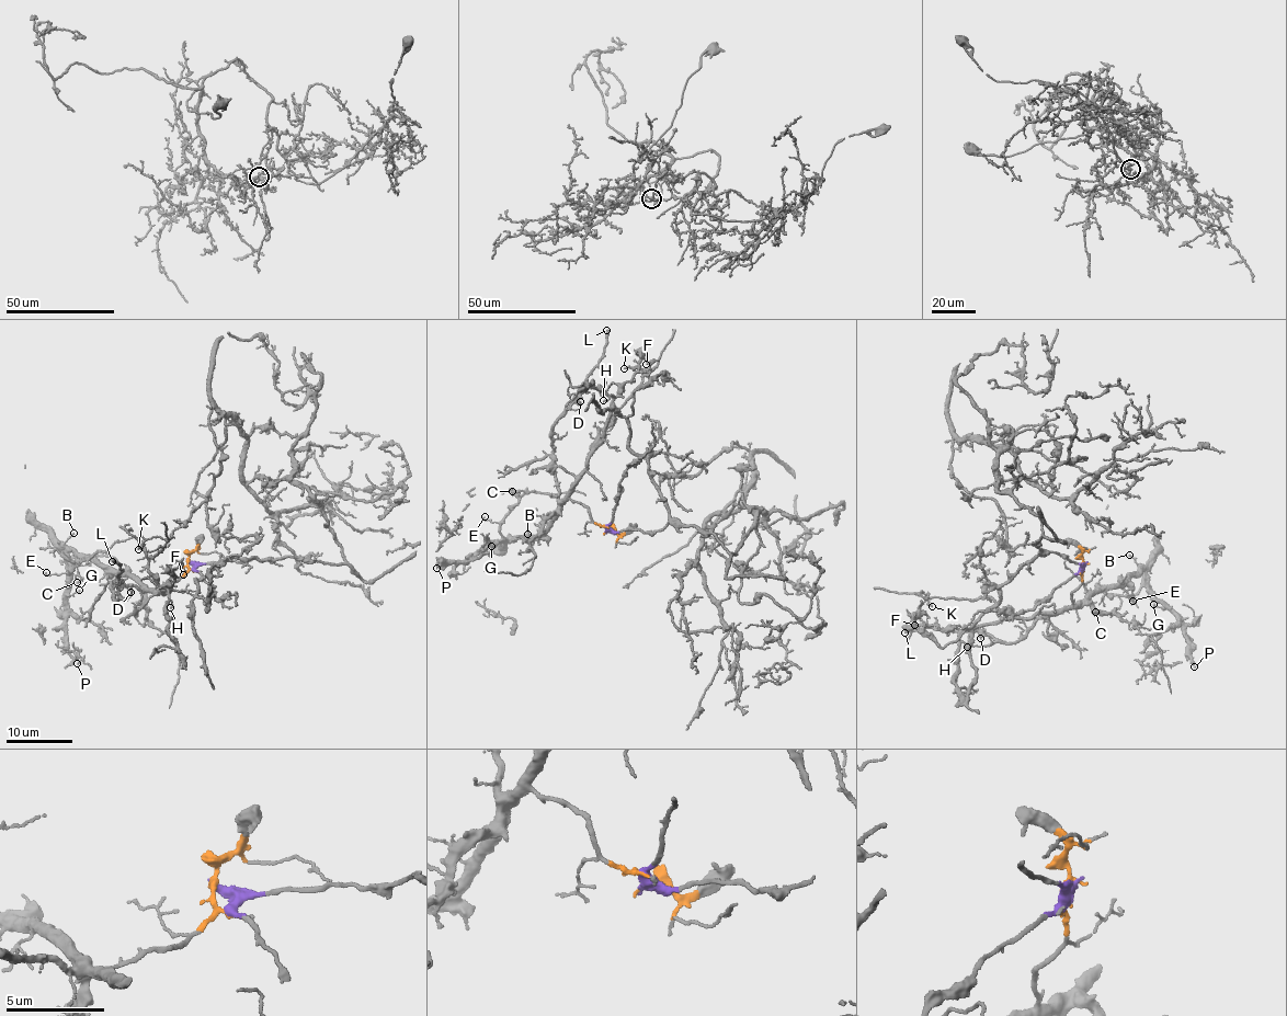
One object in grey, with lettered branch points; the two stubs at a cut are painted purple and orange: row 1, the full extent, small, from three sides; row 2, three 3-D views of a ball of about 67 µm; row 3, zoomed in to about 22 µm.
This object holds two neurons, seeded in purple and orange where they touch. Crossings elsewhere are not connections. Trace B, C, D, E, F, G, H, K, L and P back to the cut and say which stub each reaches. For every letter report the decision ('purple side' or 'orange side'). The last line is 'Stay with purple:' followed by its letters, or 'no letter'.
B: orange side
C: orange side
D: orange side
E: orange side
F: orange side
G: orange side
H: orange side
K: orange side
L: orange side
P: orange side
Stay with purple: no letter

